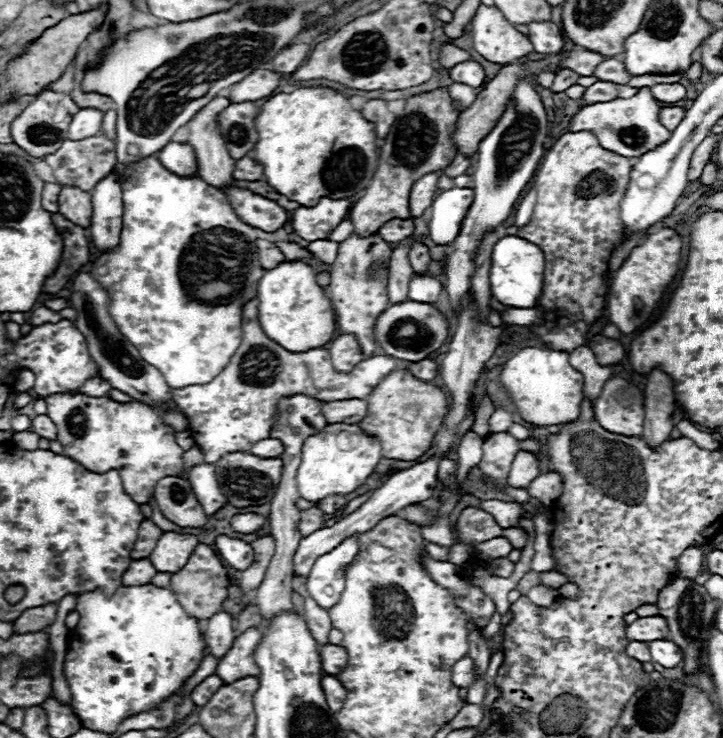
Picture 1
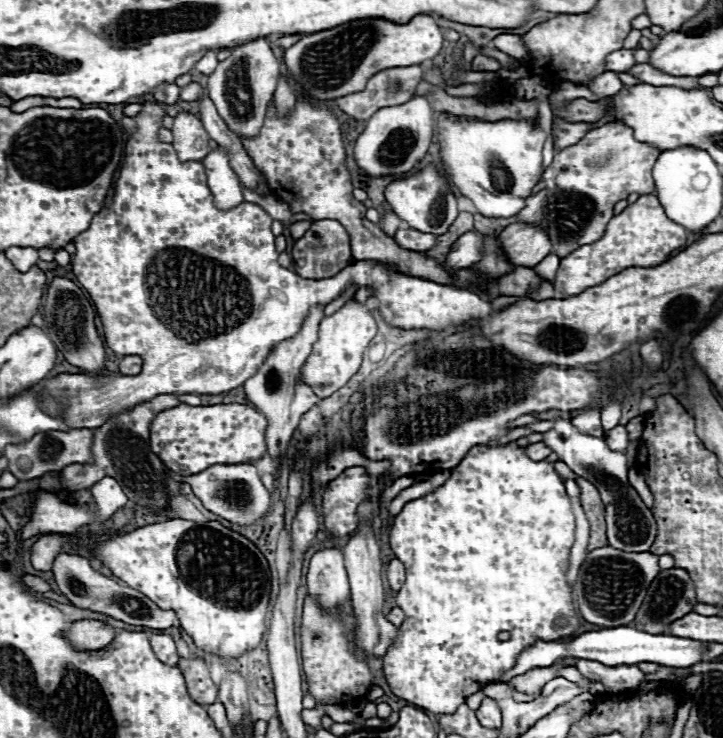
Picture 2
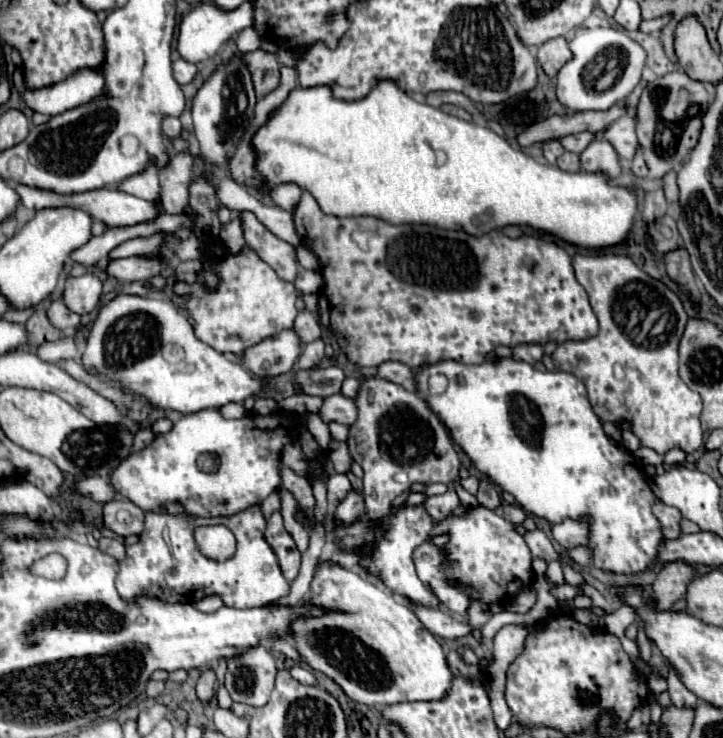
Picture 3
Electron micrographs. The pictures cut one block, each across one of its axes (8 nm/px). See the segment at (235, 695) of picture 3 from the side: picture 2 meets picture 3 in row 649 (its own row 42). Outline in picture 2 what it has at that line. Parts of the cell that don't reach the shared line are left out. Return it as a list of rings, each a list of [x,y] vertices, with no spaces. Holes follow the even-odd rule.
[[[264,38],[236,46],[230,58],[222,60],[218,68],[208,76],[208,96],[212,98],[220,118],[226,122],[228,130],[236,132],[238,138],[258,136],[258,130],[264,124],[268,102],[276,90],[280,76],[280,62],[274,58],[270,44]]]

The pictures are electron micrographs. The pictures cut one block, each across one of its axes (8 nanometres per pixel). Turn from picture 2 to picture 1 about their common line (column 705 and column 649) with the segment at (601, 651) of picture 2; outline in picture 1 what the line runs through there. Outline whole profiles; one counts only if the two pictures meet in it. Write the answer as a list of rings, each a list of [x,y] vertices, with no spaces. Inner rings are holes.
[[[672,640],[648,642],[648,650],[650,650],[652,662],[658,662],[664,668],[674,668],[674,666],[678,666],[682,662],[680,648]]]

